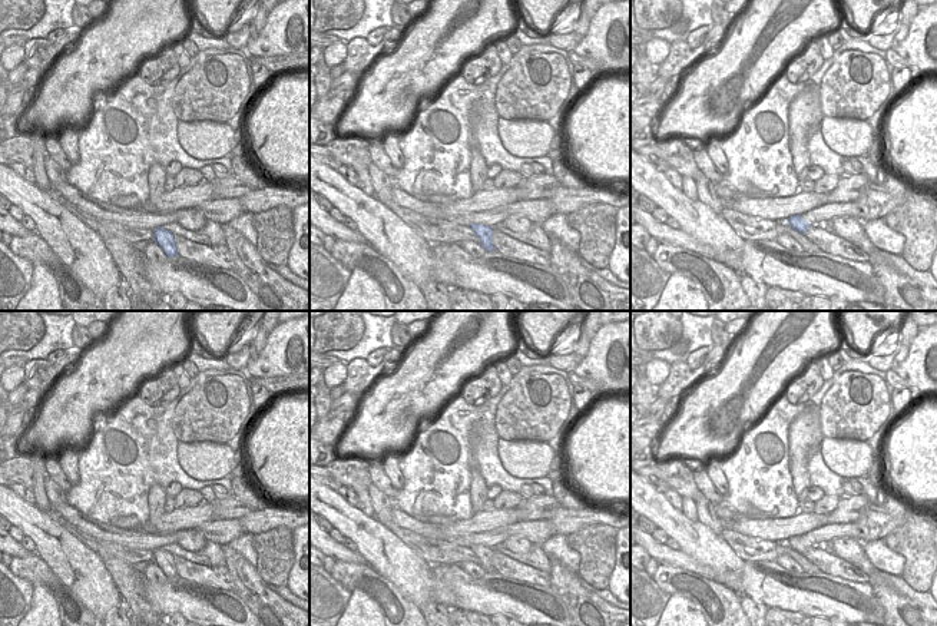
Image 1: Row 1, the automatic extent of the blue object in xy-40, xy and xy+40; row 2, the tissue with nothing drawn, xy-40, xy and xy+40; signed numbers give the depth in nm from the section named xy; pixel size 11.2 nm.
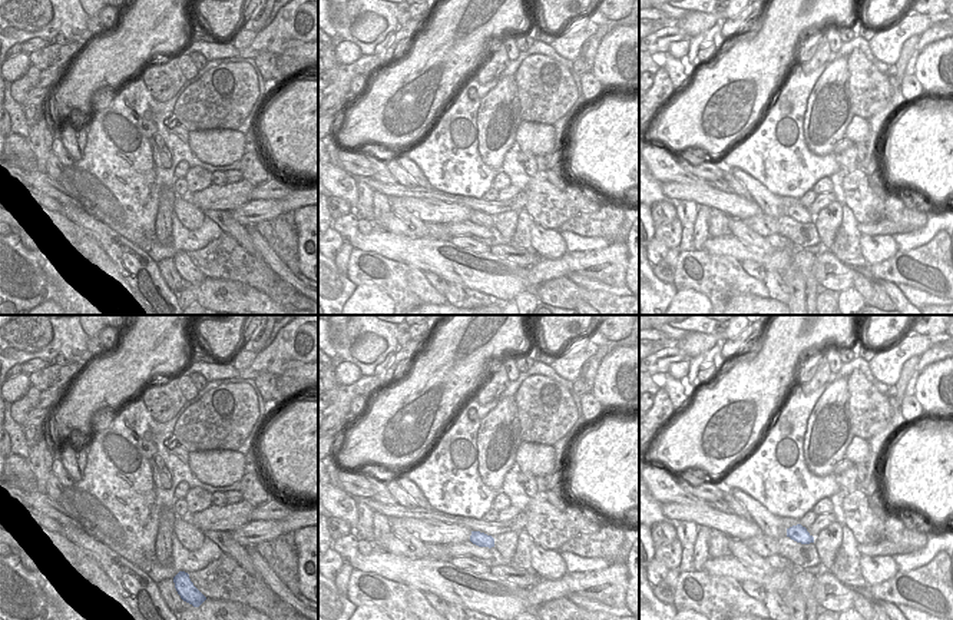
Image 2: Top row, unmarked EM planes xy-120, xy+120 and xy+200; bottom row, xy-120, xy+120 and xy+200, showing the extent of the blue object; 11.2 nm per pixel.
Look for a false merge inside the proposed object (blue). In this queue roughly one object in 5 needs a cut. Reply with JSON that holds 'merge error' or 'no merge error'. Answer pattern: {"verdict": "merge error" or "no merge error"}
{"verdict": "no merge error"}

